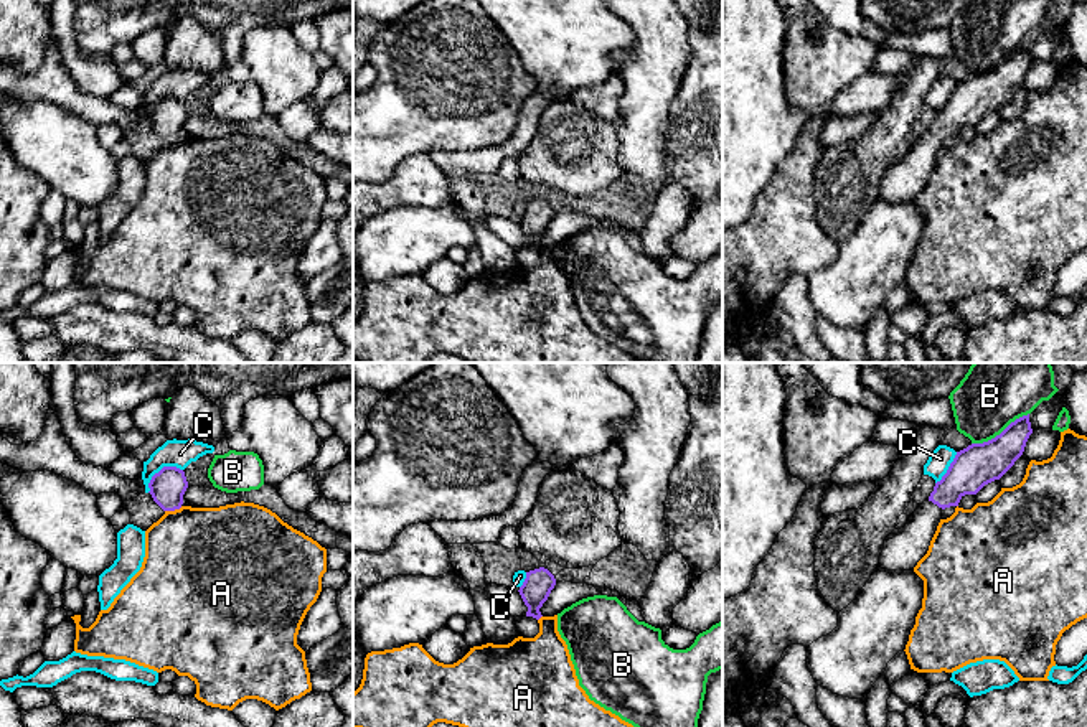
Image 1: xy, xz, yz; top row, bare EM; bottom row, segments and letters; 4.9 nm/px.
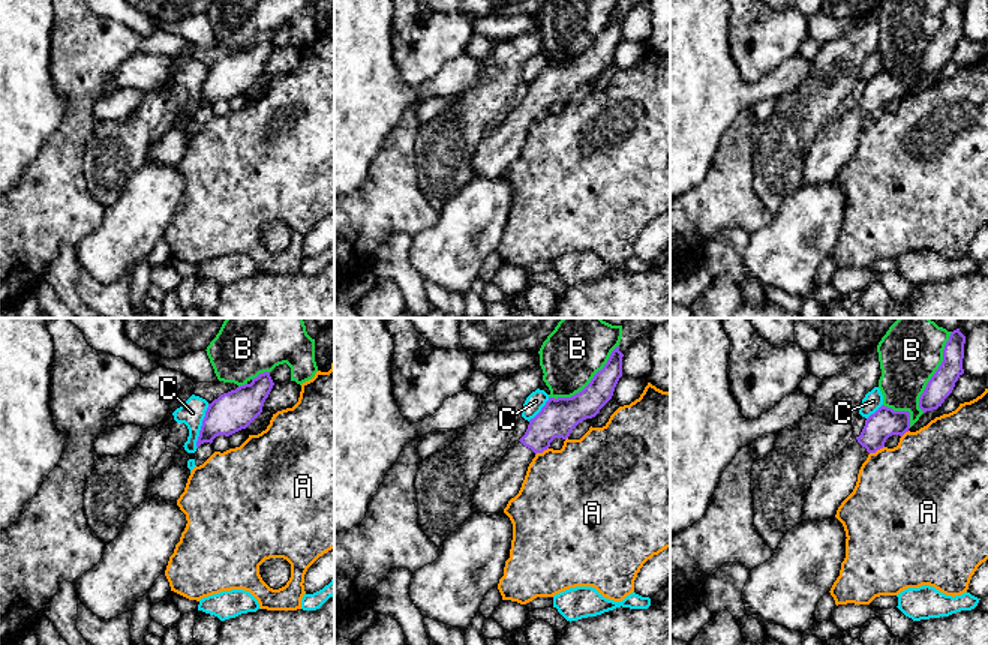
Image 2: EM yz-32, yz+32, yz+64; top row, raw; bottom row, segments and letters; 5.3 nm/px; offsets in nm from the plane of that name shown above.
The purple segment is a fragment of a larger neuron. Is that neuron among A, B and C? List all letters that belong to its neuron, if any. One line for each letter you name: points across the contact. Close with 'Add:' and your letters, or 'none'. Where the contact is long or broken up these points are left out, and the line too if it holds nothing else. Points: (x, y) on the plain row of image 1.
Add: none

